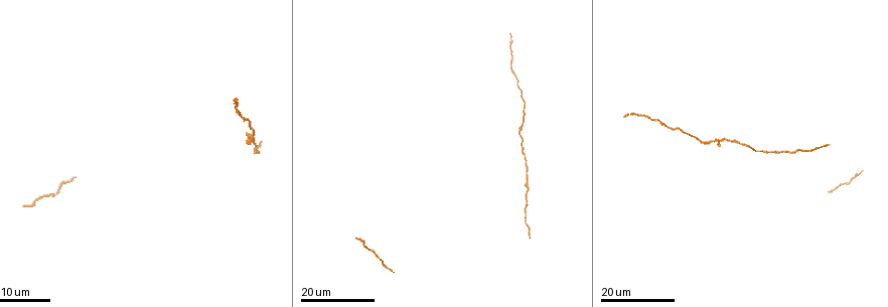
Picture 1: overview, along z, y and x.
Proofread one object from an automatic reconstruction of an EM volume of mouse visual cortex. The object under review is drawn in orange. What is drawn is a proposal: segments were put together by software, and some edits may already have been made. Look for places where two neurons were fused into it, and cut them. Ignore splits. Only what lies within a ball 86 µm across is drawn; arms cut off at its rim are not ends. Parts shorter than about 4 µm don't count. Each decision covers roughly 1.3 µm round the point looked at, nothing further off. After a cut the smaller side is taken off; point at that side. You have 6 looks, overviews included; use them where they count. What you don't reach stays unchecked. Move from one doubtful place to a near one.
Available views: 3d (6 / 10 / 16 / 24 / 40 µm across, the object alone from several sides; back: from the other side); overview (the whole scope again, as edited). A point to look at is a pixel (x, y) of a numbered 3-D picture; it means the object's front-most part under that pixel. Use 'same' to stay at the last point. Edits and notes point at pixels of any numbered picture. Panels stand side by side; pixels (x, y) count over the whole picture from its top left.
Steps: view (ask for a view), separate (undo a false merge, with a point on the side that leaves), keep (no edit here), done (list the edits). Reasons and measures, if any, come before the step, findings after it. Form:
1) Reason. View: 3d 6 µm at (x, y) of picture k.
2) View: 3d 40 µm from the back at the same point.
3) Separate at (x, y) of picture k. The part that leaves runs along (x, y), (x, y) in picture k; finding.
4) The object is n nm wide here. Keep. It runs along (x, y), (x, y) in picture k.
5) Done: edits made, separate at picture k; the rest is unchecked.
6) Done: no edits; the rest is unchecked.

View: 3d 24 µm at (711, 139) of picture 1.

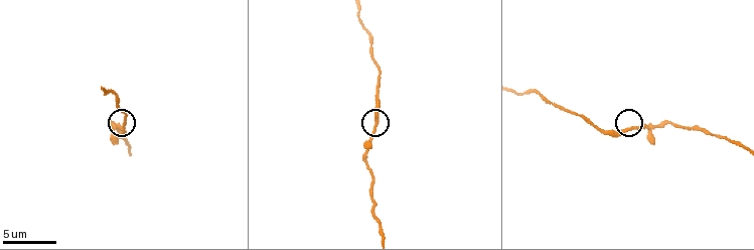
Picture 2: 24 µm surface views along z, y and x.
View: 3d 6 µm at (374, 128) of picture 2.

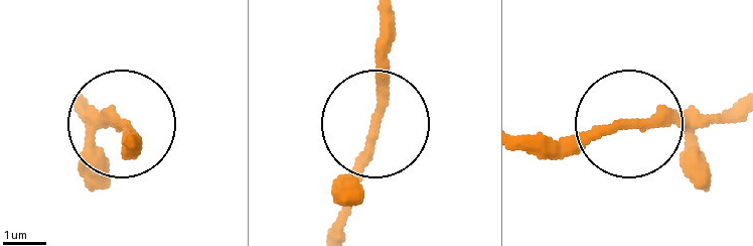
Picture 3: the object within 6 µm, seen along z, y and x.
Keep. All the same neuron.

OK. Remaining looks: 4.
Thick turns thin. View: 3d 24 µm at (526, 181) of picture 1.

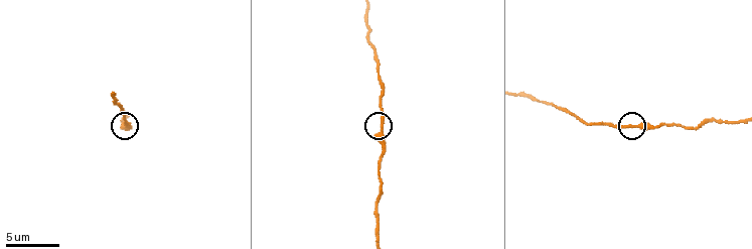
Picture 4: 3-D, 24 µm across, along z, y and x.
View: 3d 10 µm at (380, 127) of picture 4.

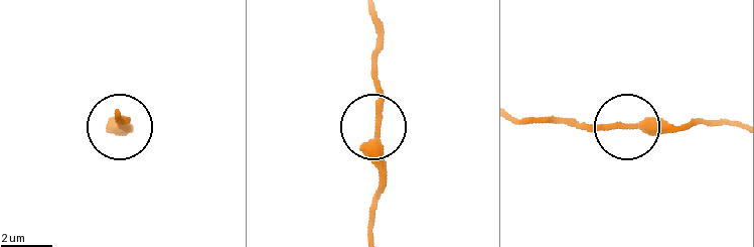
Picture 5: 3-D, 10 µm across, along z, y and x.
Keep. It runs along (735, 124), (573, 127), (536, 120) in picture 5; one neuron here.

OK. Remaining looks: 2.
Sudden change in width. View: 3d 10 µm at (696, 128) of picture 4.

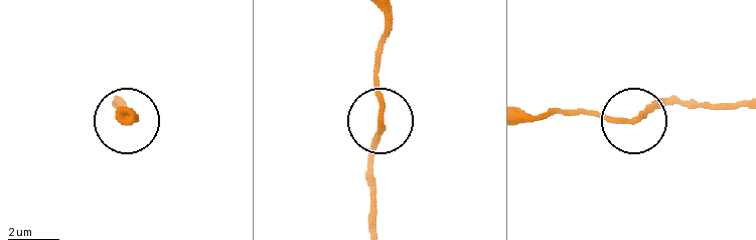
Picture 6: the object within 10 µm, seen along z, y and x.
The object is 210 nm wide here. Keep. It runs along (742, 103), (657, 103), (625, 123), (580, 110), (549, 110) in picture 6; continuous, no second neuron.

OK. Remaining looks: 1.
Done: no edits; the rest is unchecked.

